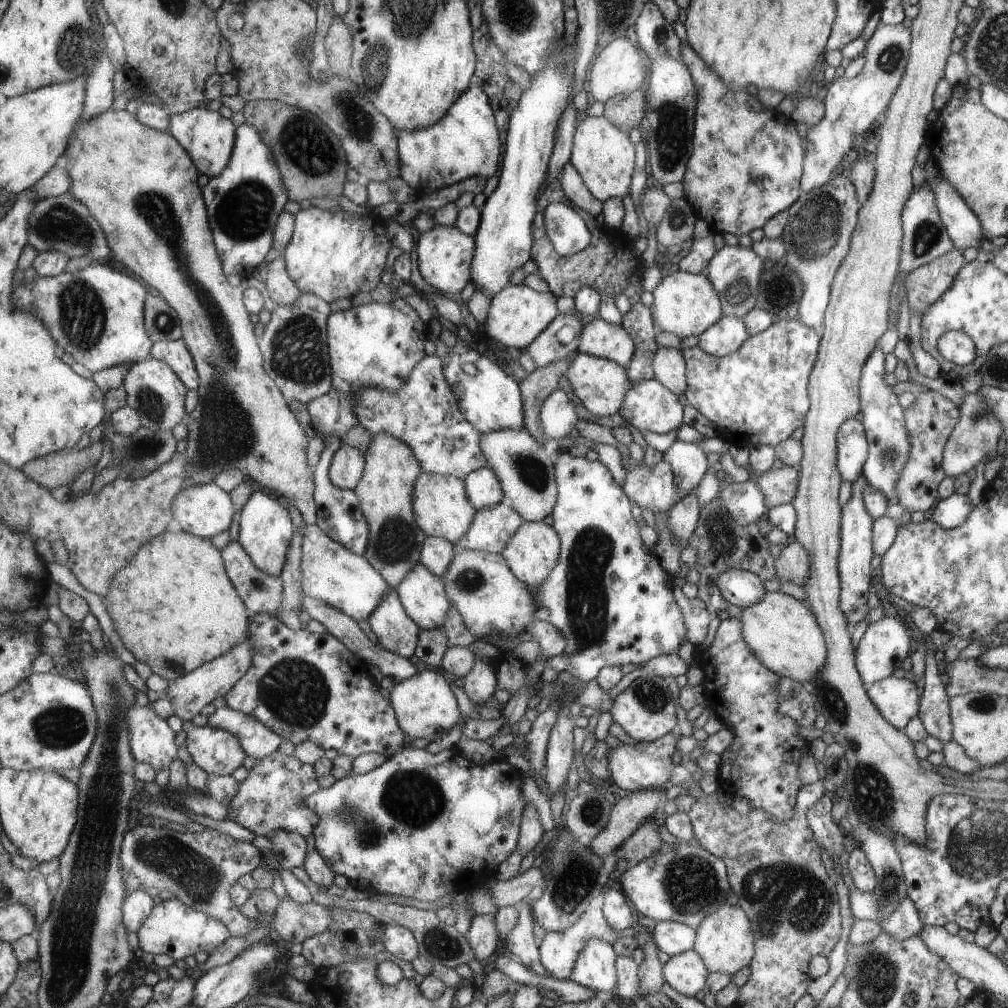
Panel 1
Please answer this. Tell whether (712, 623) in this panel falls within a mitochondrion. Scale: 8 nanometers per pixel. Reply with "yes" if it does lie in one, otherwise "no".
no

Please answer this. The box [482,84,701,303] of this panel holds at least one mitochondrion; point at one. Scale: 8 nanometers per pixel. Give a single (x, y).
(672, 132)

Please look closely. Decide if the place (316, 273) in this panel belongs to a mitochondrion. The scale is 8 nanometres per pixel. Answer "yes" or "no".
no

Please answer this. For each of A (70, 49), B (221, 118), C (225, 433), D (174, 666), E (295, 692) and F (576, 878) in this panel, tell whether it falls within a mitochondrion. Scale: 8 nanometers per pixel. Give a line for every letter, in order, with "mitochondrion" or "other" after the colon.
A: mitochondrion
B: other
C: mitochondrion
D: other
E: mitochondrion
F: mitochondrion

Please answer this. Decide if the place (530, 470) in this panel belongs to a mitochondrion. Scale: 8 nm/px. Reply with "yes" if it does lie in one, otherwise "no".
yes

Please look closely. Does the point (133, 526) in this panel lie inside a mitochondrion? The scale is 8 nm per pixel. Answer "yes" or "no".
no

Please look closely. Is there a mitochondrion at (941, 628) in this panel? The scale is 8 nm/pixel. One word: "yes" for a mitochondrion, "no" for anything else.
no

